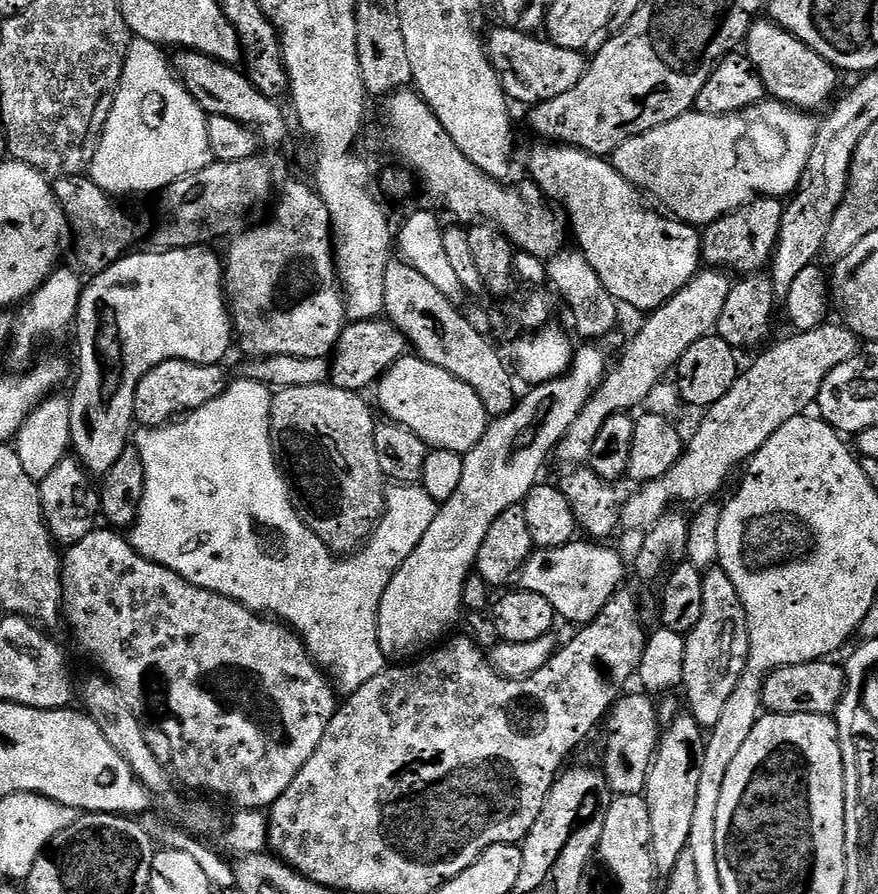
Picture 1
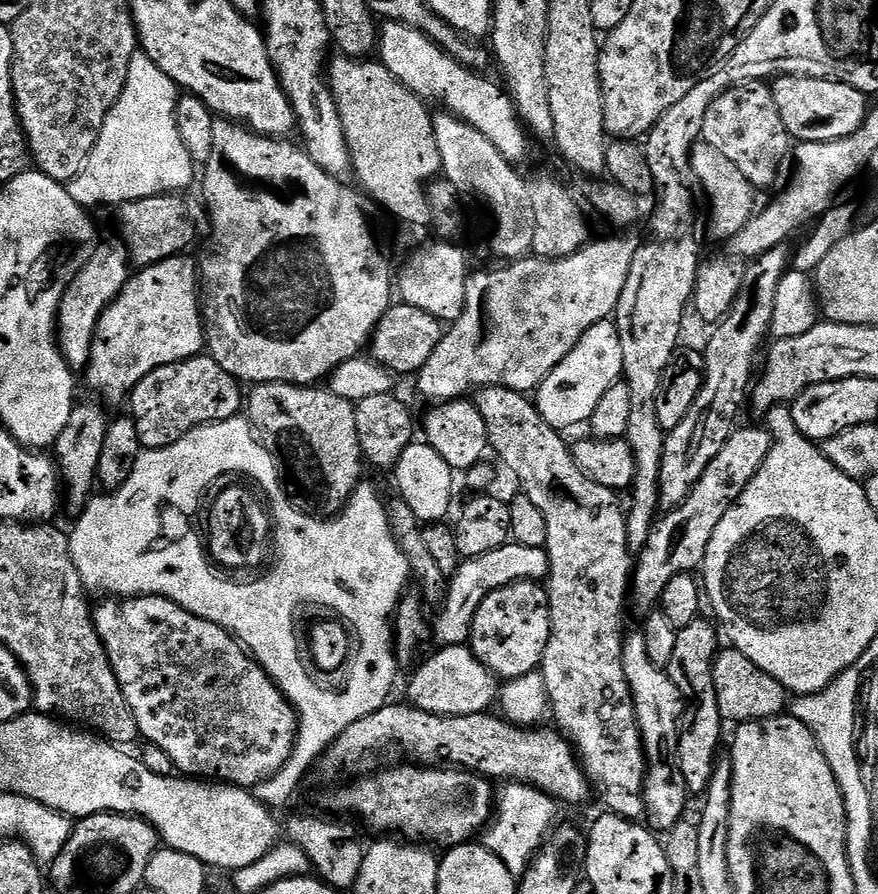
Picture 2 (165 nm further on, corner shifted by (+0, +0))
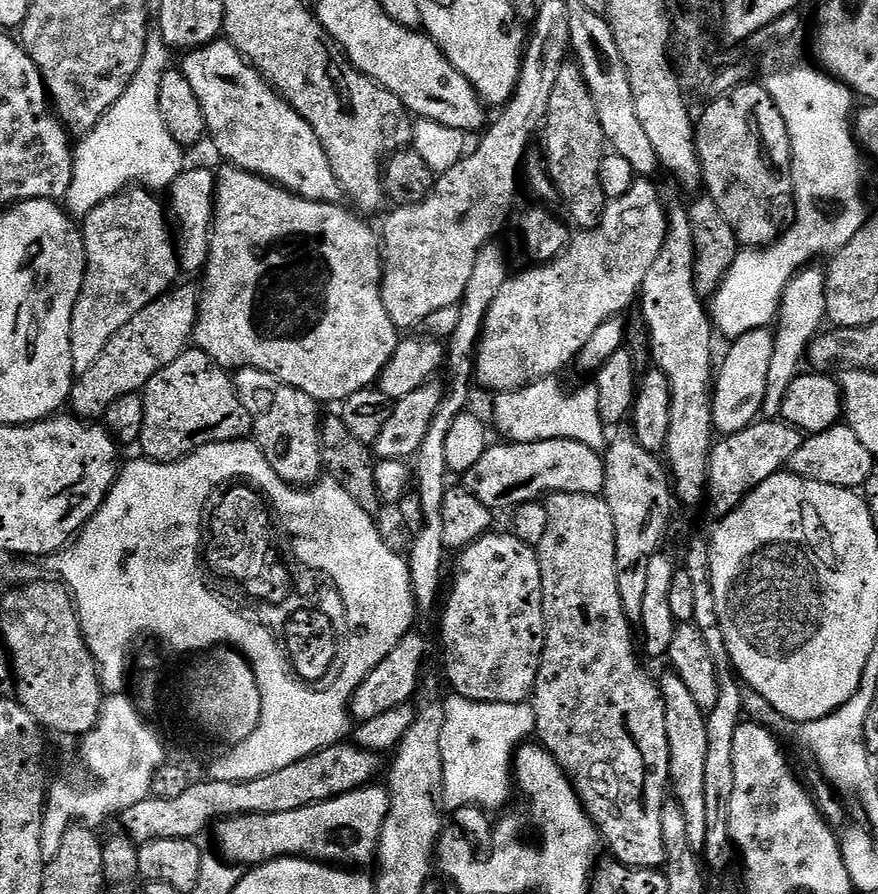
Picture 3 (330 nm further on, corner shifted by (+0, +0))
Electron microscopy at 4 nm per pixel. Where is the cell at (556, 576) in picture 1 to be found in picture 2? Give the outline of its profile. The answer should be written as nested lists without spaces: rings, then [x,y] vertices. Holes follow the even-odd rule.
[[[515,542],[498,546],[498,550],[490,550],[490,554],[461,559],[458,570],[448,581],[448,593],[442,607],[437,611],[441,612],[436,616],[436,624],[434,620],[437,645],[440,648],[467,645],[472,635],[474,614],[491,592],[523,580],[547,581],[548,573],[548,554],[544,548],[522,546]]]

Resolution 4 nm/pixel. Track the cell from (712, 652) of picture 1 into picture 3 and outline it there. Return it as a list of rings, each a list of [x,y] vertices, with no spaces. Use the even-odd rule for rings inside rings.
[[[665,671],[664,677],[659,677],[660,696],[664,700],[666,710],[666,738],[670,746],[670,762],[668,763],[668,778],[670,792],[678,806],[682,806],[682,814],[686,818],[686,835],[690,838],[690,846],[696,853],[703,853],[706,842],[706,730],[708,729],[708,717],[694,702],[686,682],[678,678],[675,672]]]

